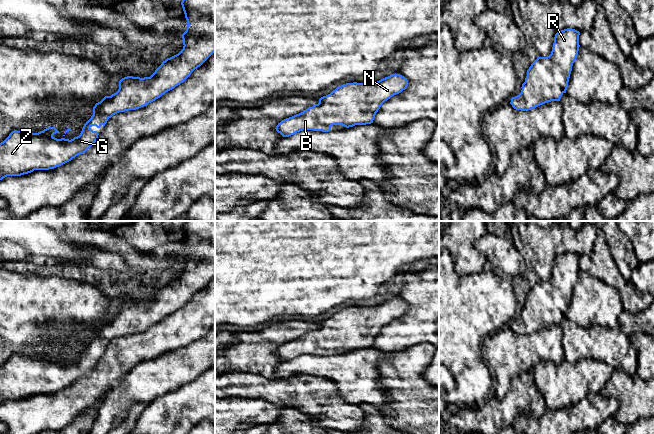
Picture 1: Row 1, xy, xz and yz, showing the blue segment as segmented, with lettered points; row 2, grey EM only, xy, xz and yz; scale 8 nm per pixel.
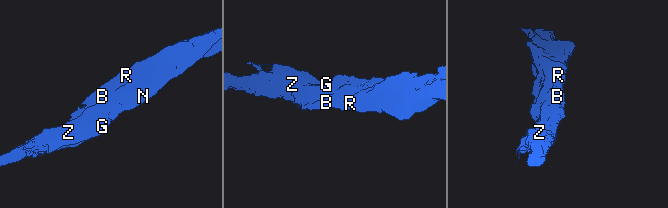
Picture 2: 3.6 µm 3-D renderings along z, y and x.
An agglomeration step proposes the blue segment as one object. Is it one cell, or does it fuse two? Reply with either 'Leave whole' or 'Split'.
Leave whole

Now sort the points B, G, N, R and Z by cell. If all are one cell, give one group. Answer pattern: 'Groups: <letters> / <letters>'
Groups: B G N R Z

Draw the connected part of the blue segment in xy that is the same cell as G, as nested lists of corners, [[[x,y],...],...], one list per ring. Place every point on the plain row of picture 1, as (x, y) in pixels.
[[[185,221],[181,226],[185,242],[187,244],[186,255],[182,258],[183,273],[176,279],[167,282],[155,294],[150,301],[133,301],[127,300],[119,305],[119,313],[111,320],[105,320],[100,326],[93,331],[93,339],[84,348],[79,360],[73,363],[55,362],[53,359],[60,357],[55,351],[48,351],[38,357],[28,357],[23,355],[12,355],[9,360],[0,367],[0,404],[7,400],[21,400],[33,396],[34,394],[49,394],[59,391],[76,380],[85,377],[98,363],[98,356],[90,352],[96,350],[100,352],[105,350],[108,343],[119,336],[136,334],[148,329],[149,327],[160,322],[166,316],[174,313],[183,307],[191,297],[200,291],[215,276],[215,221]]]

